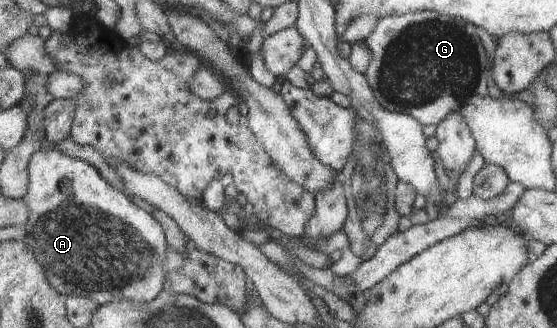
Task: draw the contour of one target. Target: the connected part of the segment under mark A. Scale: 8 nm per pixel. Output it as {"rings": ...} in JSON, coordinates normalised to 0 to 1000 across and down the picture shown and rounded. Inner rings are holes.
{"rings":[[[70,457],[56,476],[50,503],[50,579],[41,598],[41,616],[52,640],[52,671],[45,677],[45,707],[48,716],[41,732],[52,756],[52,768],[59,768],[63,793],[77,811],[81,823],[81,854],[88,860],[88,872],[95,872],[95,884],[111,905],[145,902],[145,909],[163,909],[171,927],[192,930],[217,918],[264,924],[273,921],[294,884],[300,854],[300,823],[294,814],[300,793],[300,726],[289,683],[271,652],[266,652],[235,613],[233,598],[217,579],[210,579],[203,561],[196,561],[176,521],[156,494],[127,482],[110,470],[106,457]]]}

